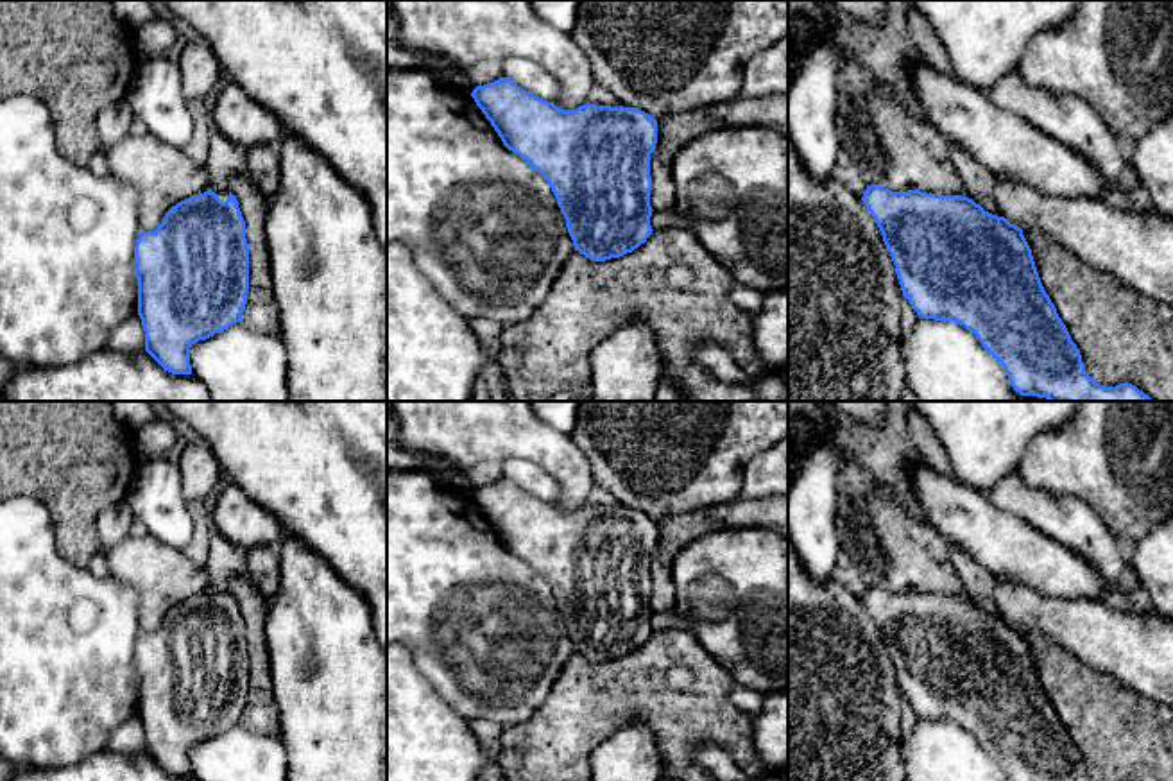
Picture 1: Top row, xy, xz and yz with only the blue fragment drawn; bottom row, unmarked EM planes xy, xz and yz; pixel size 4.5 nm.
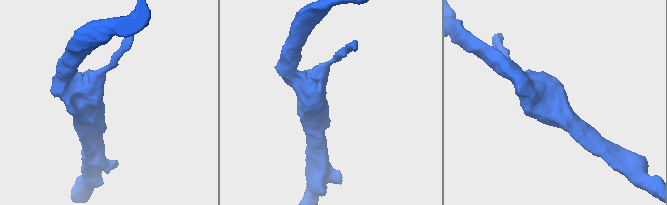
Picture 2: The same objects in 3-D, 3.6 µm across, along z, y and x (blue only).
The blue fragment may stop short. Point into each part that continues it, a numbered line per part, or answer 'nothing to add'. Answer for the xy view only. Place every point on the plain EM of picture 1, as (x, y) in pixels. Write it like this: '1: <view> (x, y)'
nothing to add

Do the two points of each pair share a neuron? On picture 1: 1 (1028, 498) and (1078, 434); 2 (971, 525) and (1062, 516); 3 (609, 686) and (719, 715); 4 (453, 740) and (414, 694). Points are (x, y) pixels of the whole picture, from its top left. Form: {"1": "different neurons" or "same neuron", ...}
{"1": "different neurons", "2": "different neurons", "3": "same neuron", "4": "same neuron"}

